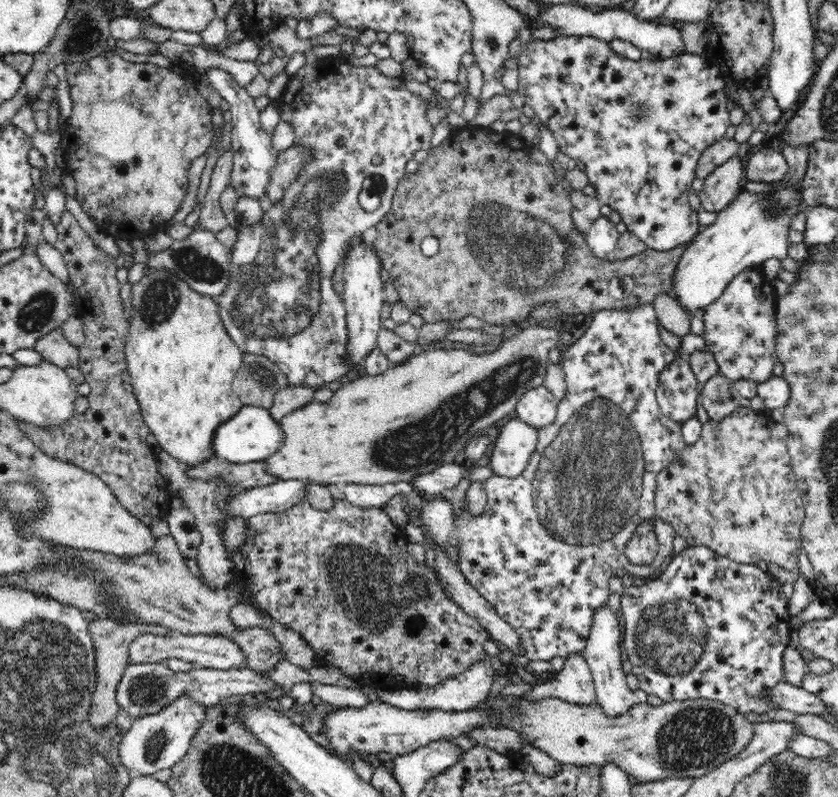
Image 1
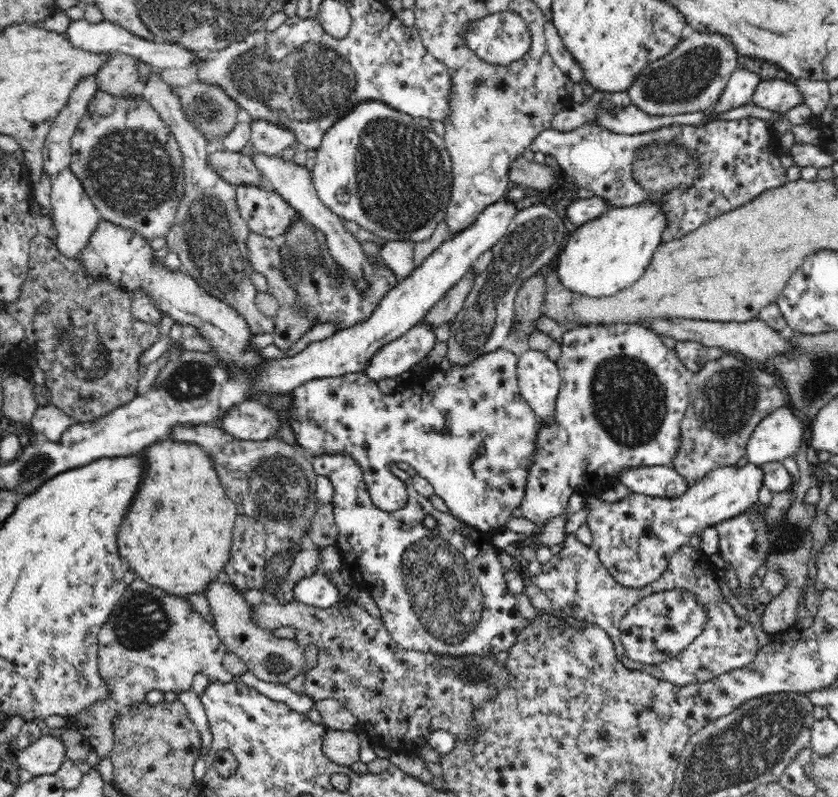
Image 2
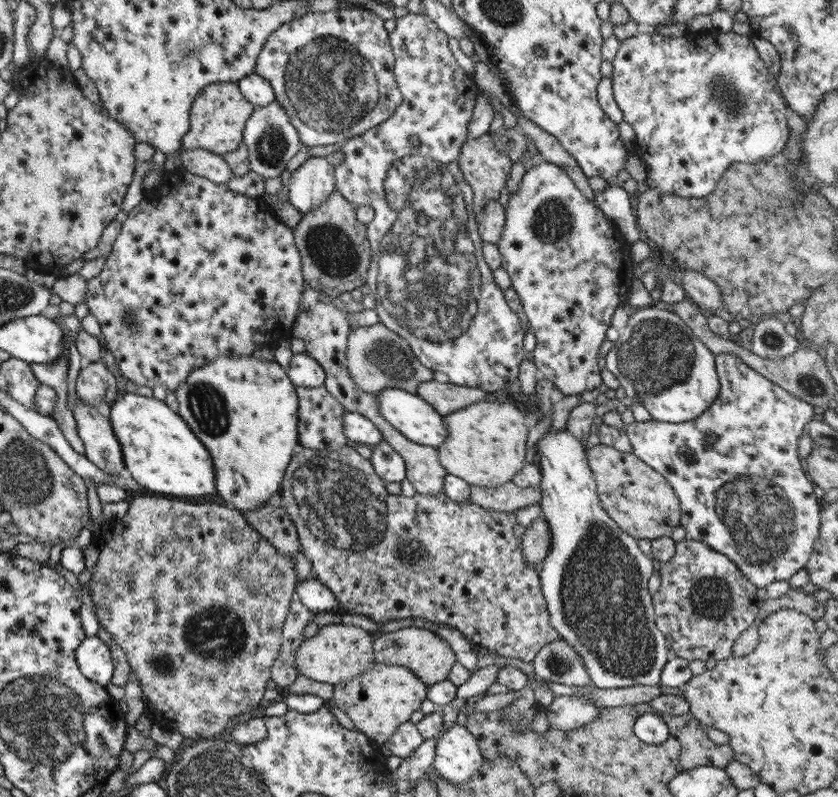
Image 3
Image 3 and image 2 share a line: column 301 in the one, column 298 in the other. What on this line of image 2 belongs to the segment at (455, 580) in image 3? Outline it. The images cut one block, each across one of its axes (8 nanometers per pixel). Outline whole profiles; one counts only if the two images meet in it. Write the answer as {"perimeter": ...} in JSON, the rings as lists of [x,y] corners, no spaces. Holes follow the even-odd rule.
{"perimeter":[[[198,426],[177,429],[172,433],[171,438],[176,441],[193,442],[206,450],[214,462],[214,468],[218,471],[220,484],[226,496],[236,505],[237,520],[233,531],[233,543],[229,559],[223,566],[223,572],[239,591],[258,589],[271,599],[284,586],[288,570],[286,570],[286,575],[270,579],[266,577],[268,562],[280,553],[293,549],[297,552],[301,549],[302,538],[306,538],[310,533],[312,520],[320,505],[320,500],[316,497],[318,474],[314,471],[313,465],[308,462],[308,458],[304,458],[302,452],[298,452],[299,448],[295,444],[285,444],[278,437],[259,442],[245,441],[232,436],[220,427]]]}

